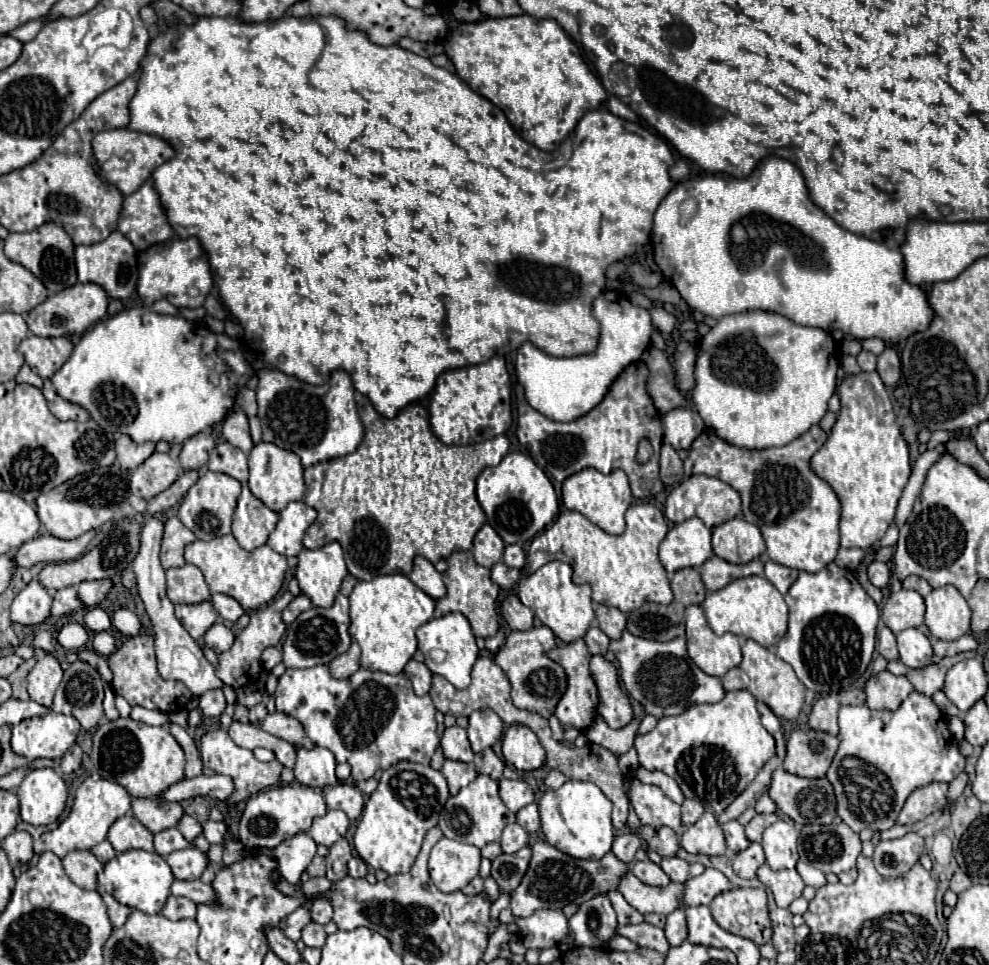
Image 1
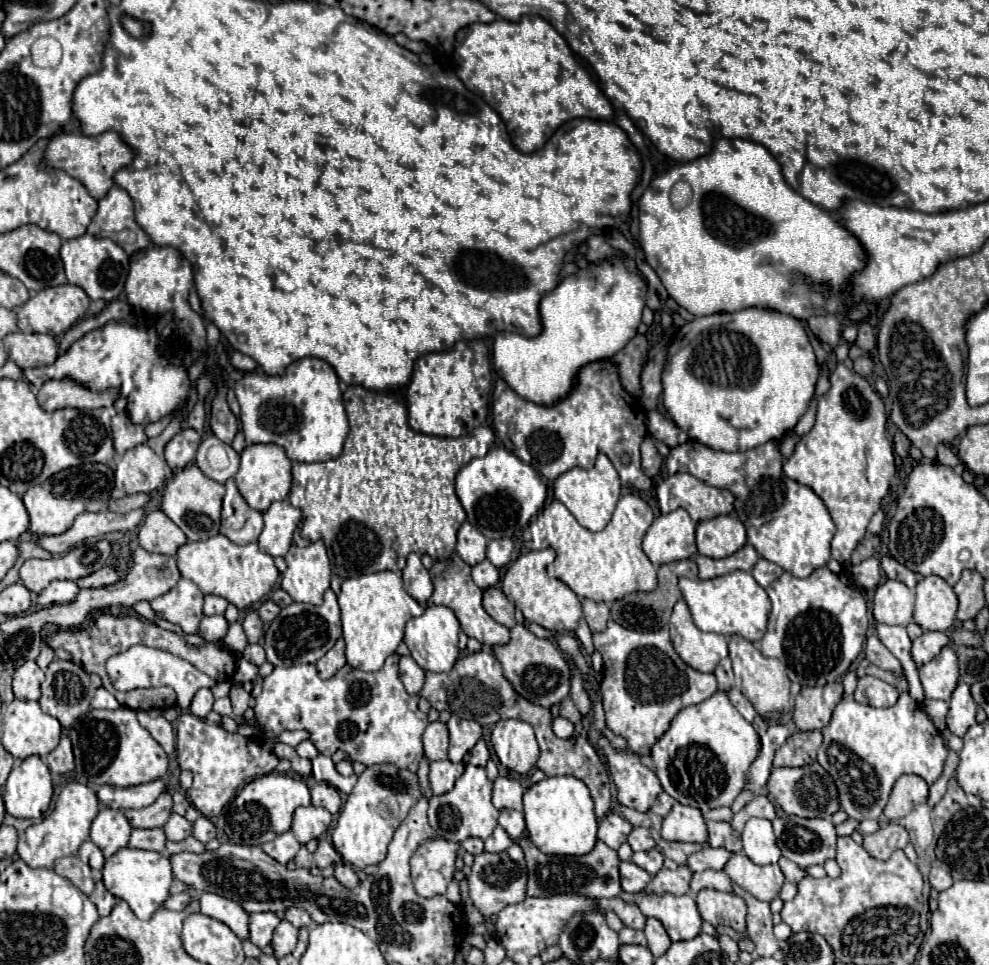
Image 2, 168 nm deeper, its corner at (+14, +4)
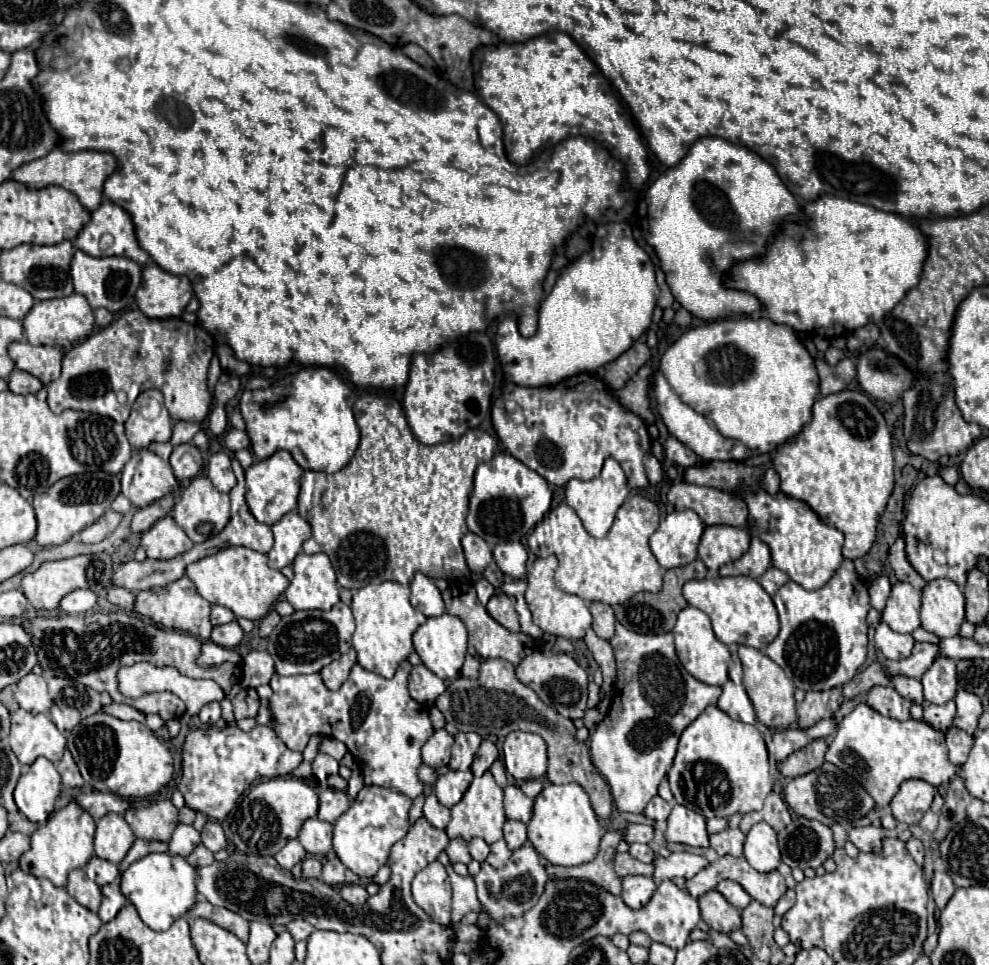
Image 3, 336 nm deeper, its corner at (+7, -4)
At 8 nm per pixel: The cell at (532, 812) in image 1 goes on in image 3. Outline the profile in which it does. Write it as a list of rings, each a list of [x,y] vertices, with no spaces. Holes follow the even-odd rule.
[[[507,820],[503,832],[505,832],[505,842],[507,842],[507,846],[509,846],[511,850],[521,848],[521,846],[525,844],[525,840],[527,840],[527,826],[525,826],[523,822]]]

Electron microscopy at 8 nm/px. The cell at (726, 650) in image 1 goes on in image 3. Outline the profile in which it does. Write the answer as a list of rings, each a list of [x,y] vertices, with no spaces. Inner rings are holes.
[[[695,606],[683,608],[677,616],[673,636],[675,636],[677,656],[691,676],[695,676],[705,684],[715,684],[715,686],[723,686],[723,682],[727,682],[727,666],[729,666],[731,654],[729,654],[729,648],[715,638],[707,614],[703,614]]]

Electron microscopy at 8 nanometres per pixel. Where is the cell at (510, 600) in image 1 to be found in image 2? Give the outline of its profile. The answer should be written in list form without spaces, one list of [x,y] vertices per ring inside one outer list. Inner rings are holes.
[[[492,586],[492,588],[484,590],[482,606],[484,606],[484,610],[486,610],[496,622],[504,624],[506,628],[514,628],[514,626],[516,626],[514,604],[504,596],[504,592],[500,590],[500,586]]]

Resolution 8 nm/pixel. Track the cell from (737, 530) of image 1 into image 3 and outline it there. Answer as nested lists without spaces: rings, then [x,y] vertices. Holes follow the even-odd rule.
[[[707,526],[699,542],[699,558],[715,574],[721,566],[739,560],[751,542],[743,528],[733,526]]]

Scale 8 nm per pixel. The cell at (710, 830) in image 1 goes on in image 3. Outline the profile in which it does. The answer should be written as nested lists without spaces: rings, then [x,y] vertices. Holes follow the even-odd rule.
[[[675,804],[671,816],[667,818],[665,838],[667,842],[679,842],[687,846],[709,846],[709,834],[705,818],[681,804]]]

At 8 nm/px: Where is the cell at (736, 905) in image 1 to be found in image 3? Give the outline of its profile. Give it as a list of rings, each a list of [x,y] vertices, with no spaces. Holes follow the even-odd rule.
[[[711,890],[699,898],[701,916],[709,924],[711,930],[731,934],[733,930],[741,928],[741,912],[735,910],[719,892]]]

